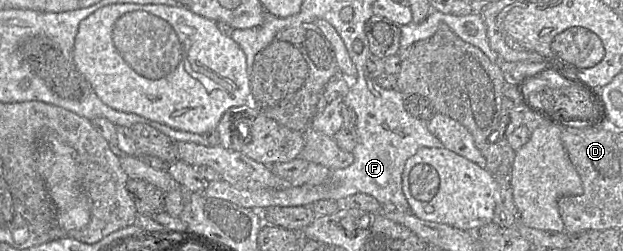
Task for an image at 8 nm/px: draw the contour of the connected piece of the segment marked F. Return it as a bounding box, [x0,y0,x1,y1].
[204,43,442,212]

